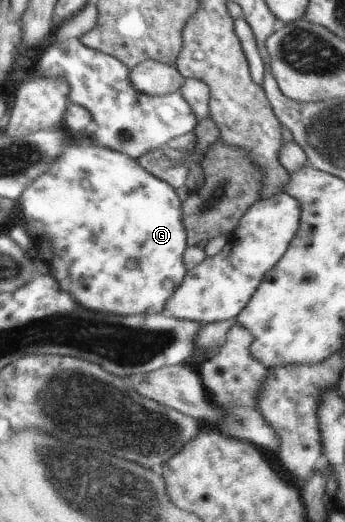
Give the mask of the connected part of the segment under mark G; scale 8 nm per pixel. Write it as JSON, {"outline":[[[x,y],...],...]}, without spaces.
{"outline":[[[90,141],[72,144],[64,148],[42,177],[27,187],[21,199],[28,233],[34,239],[52,239],[56,253],[52,265],[58,269],[54,277],[88,311],[120,316],[162,314],[187,276],[184,254],[189,243],[183,202],[167,181],[152,175],[138,159],[124,152],[92,145]]]}

